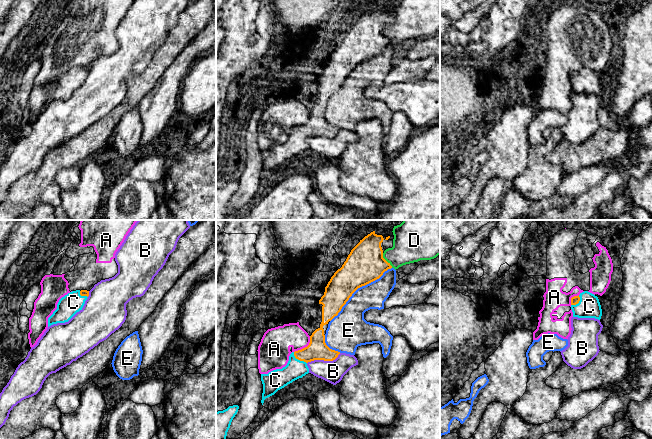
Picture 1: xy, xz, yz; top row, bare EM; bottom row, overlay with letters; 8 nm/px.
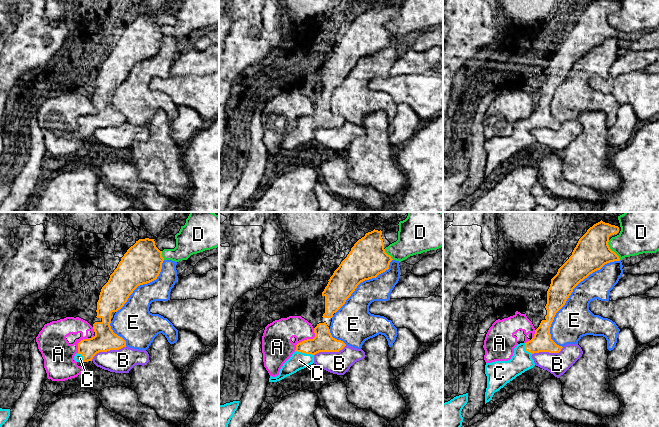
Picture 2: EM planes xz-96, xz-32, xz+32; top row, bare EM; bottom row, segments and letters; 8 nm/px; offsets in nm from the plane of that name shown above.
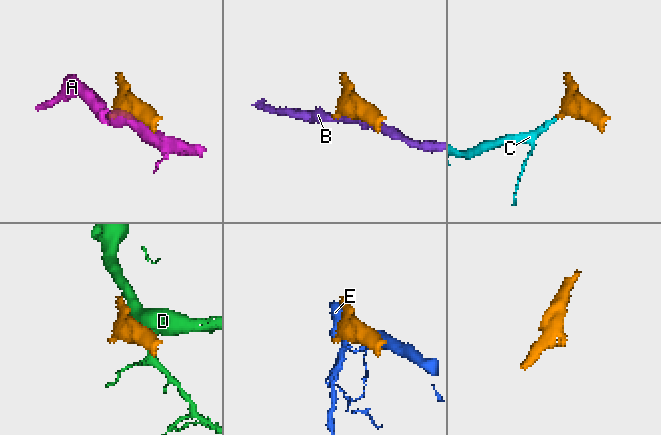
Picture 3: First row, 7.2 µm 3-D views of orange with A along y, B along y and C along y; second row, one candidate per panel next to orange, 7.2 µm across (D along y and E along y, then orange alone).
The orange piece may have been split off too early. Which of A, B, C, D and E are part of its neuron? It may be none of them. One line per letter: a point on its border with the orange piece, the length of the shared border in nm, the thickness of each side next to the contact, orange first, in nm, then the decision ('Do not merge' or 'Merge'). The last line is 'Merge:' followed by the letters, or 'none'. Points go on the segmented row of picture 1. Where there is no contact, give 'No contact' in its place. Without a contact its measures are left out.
A: Touches orange at xz (305, 347). Shared border 190 nm. Thickness 160 nm (orange) against 260 nm. Do not merge
B: Touches orange at xz (323, 359). Shared border 280 nm. Thickness 160 nm (orange) against 180 nm. Do not merge
C: Touches orange at xz (298, 359). Shared border 140 nm. Thickness 160 nm (orange) against 160 nm. Merge
D: Touches orange at xz (385, 260). Shared border 150 nm. Thickness 300 nm (orange) against 300 nm. Do not merge
E: Touches orange at xz (358, 287). Shared border 650 nm. Thickness 300 nm (orange) against 200 nm. Do not merge
Merge: C

